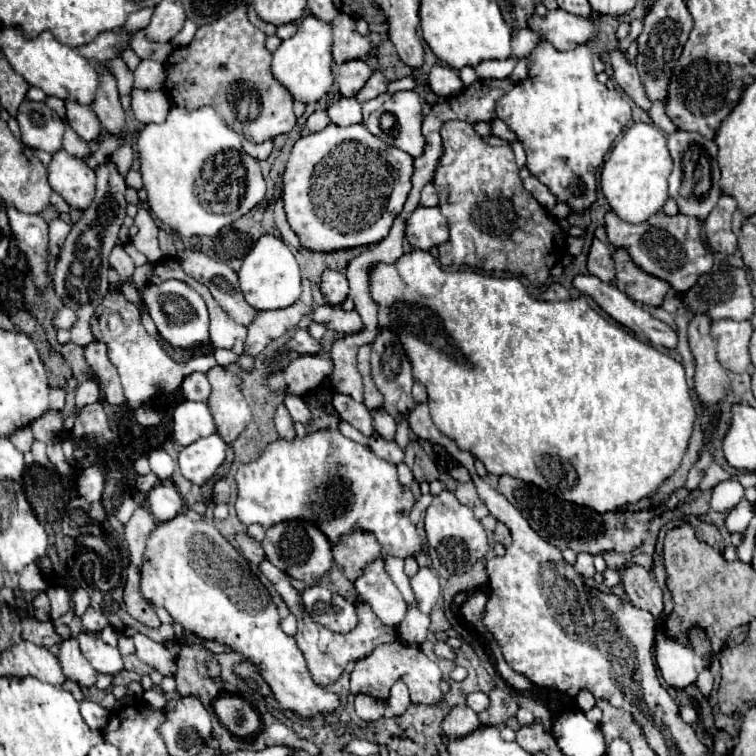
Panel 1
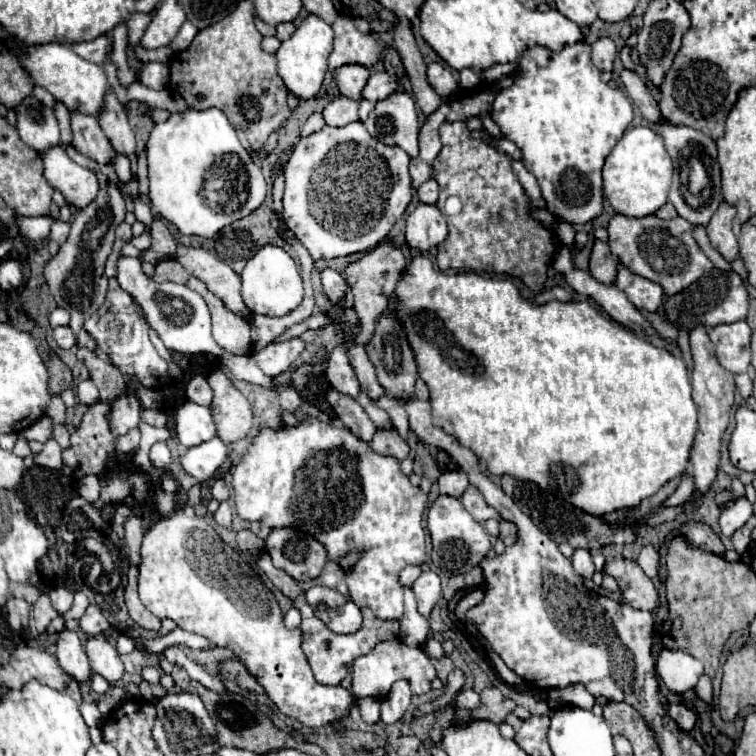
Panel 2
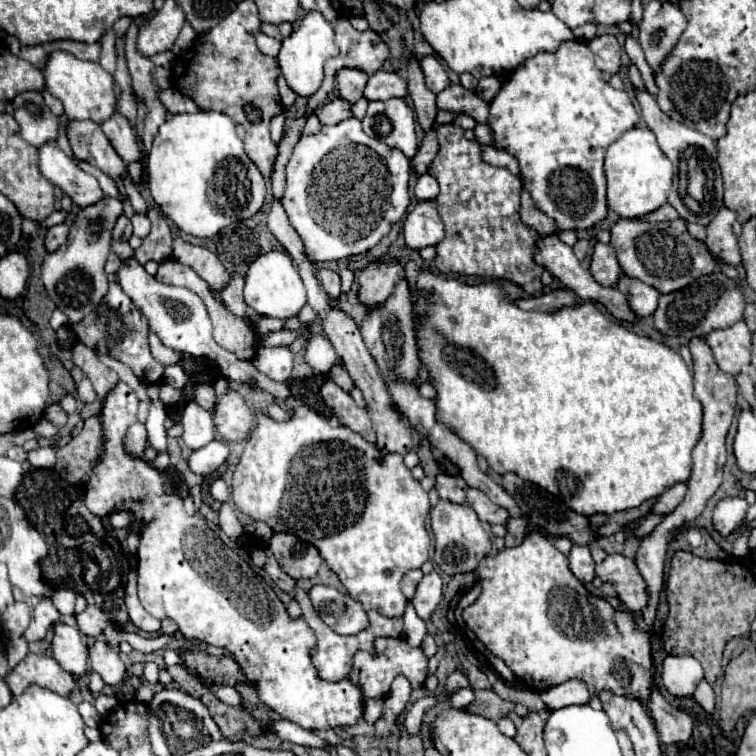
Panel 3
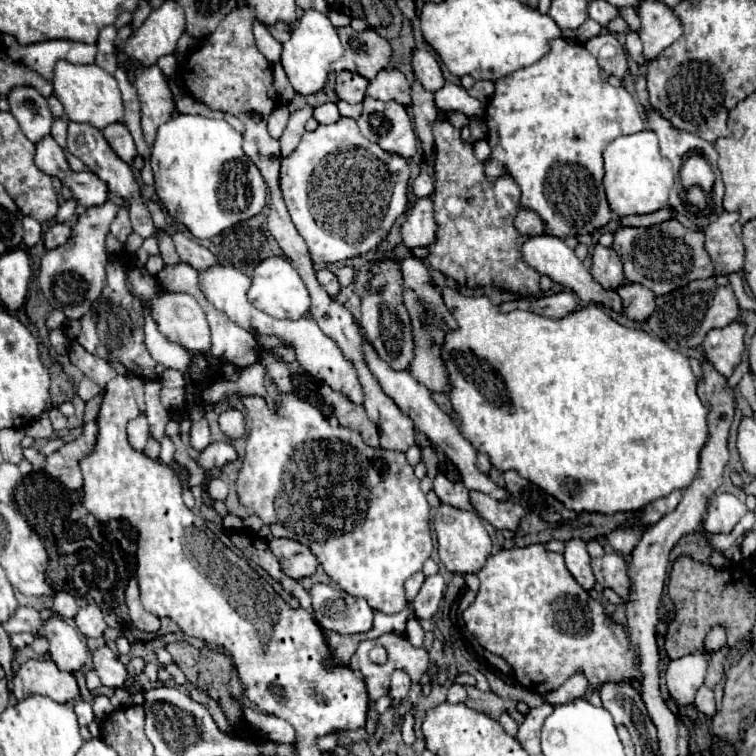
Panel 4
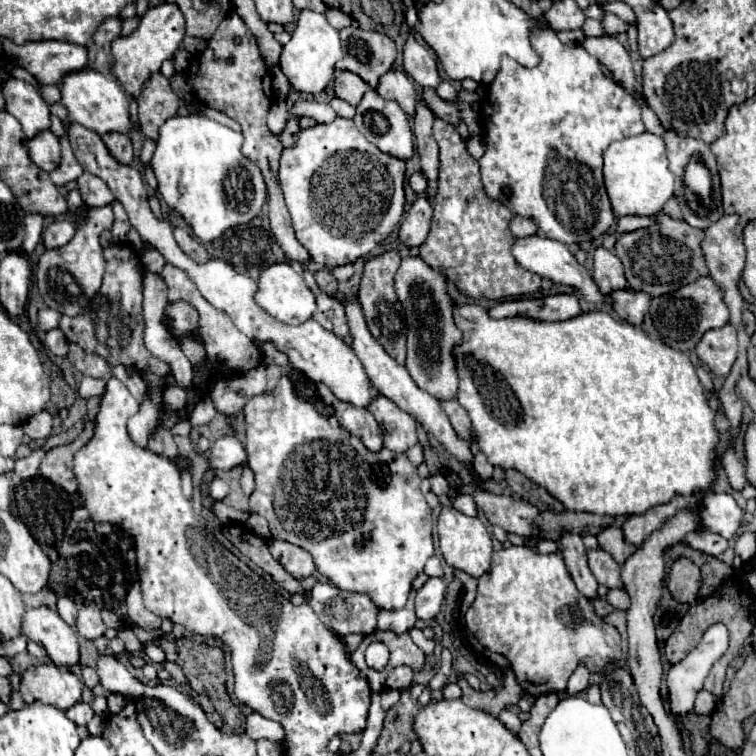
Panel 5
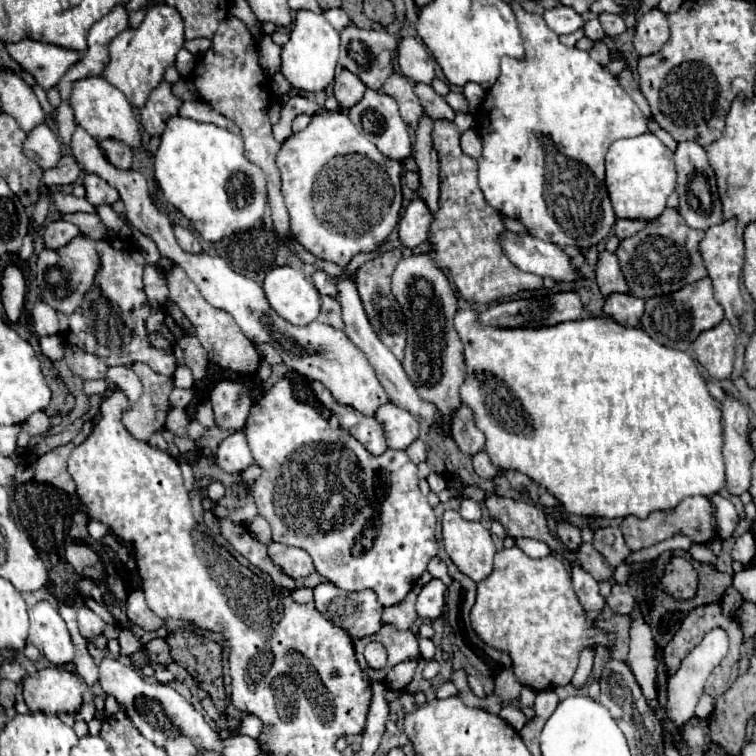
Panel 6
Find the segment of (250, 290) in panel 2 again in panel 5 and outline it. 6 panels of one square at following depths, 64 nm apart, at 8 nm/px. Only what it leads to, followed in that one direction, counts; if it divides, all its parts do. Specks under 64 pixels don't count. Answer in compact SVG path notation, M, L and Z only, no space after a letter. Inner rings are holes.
M272 264L262 272L262 276L258 280L256 302L268 314L272 314L274 318L278 318L280 322L286 322L286 324L304 324L316 312L316 296L312 294L312 290L304 282L304 278L292 270L290 264Z

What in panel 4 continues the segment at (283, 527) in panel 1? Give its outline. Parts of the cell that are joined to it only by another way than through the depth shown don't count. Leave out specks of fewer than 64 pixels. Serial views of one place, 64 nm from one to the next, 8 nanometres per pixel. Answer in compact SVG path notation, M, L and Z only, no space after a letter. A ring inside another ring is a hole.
M274 538L274 540L270 540L268 546L270 546L272 554L278 558L284 574L288 574L290 578L300 580L300 578L312 576L316 572L318 560L310 552L308 546L294 542L294 540L286 540L286 538Z

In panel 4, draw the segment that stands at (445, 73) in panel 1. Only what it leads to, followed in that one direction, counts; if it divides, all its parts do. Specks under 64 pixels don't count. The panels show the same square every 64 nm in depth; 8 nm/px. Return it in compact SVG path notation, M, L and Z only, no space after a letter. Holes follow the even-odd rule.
M414 48L412 50L412 72L414 72L416 80L428 92L436 92L438 88L444 86L442 70L440 70L436 58L426 48Z

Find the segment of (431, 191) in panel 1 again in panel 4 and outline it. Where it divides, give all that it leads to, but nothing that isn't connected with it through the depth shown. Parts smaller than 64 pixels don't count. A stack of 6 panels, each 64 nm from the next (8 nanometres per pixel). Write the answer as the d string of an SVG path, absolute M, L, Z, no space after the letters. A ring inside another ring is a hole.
M422 170L416 180L412 182L412 192L422 198L422 196L430 196L434 192L434 178L428 174L428 170Z

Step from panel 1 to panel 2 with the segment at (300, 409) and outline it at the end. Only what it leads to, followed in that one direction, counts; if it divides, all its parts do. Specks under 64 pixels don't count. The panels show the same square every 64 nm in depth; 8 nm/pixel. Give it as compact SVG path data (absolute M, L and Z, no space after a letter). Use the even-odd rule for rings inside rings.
M120 258L118 260L118 284L122 286L122 290L126 290L134 302L142 308L142 312L146 314L146 320L150 324L150 328L154 328L160 336L160 340L164 342L164 346L168 350L174 352L182 352L182 354L210 354L214 356L222 366L226 366L234 378L250 382L250 384L258 384L264 386L268 390L276 390L280 404L284 410L294 412L300 406L300 396L294 388L290 386L282 386L282 384L274 384L272 378L268 378L266 374L262 374L262 370L258 370L256 362L252 356L236 356L230 354L226 350L222 350L222 346L218 346L212 338L210 332L210 314L206 310L206 302L202 302L202 296L194 290L190 290L188 286L182 284L174 284L174 282L154 282L152 278L148 278L142 272L142 262L138 258Z

